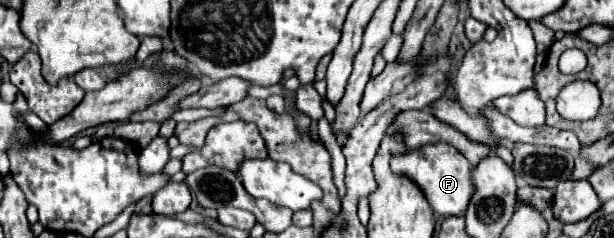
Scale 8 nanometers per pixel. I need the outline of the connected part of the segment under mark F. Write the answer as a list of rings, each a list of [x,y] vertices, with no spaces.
[[[429,143],[419,149],[409,149],[407,153],[393,155],[391,159],[391,171],[395,175],[405,175],[421,187],[425,199],[429,201],[435,215],[461,215],[469,199],[473,195],[473,183],[471,183],[471,165],[469,161],[449,143]]]

